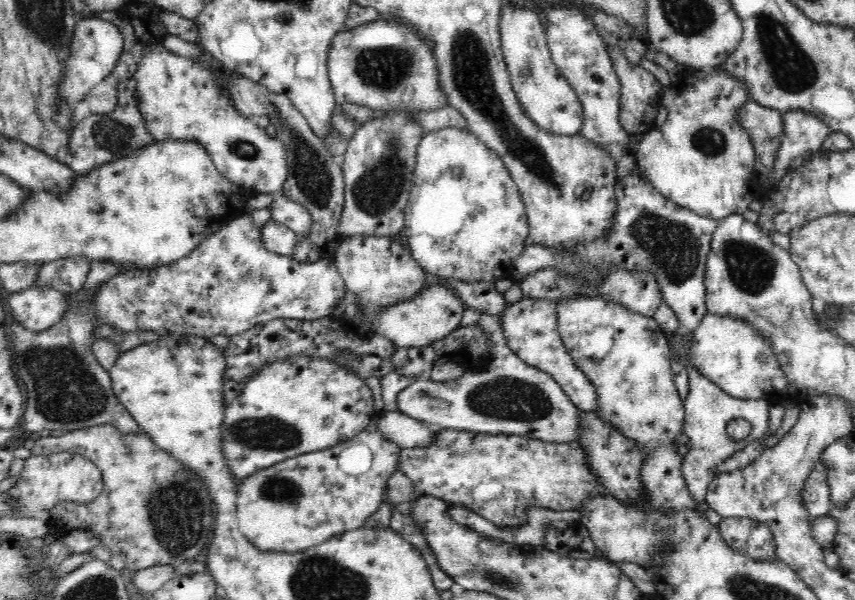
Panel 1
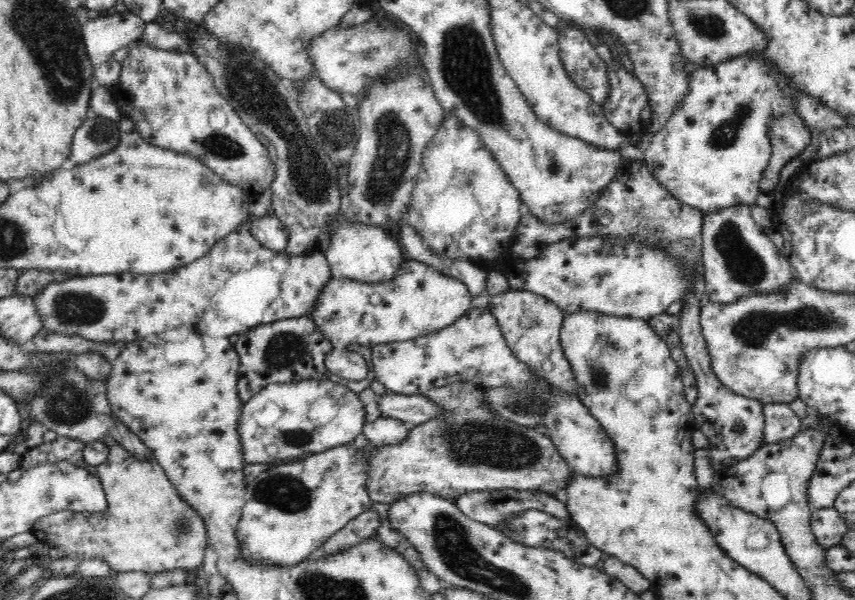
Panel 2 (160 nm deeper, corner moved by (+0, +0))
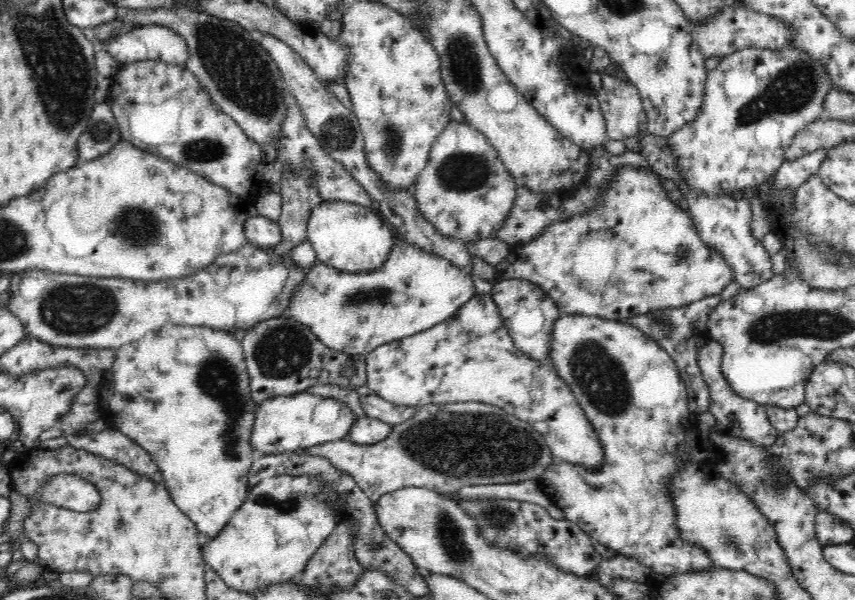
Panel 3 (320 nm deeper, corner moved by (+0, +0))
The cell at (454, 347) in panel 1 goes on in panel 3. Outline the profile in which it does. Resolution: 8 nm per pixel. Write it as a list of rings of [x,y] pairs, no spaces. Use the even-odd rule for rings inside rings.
[[[475,293],[472,299],[464,306],[458,309],[448,320],[443,320],[441,323],[435,324],[432,328],[427,328],[422,332],[417,332],[412,336],[400,340],[390,341],[388,344],[382,344],[378,348],[372,350],[372,352],[366,355],[367,370],[367,387],[370,392],[377,394],[380,398],[387,400],[388,402],[412,407],[420,407],[426,404],[452,404],[452,402],[483,402],[484,404],[491,404],[501,408],[504,412],[517,416],[520,420],[531,424],[540,434],[544,435],[547,444],[550,447],[553,454],[553,462],[566,461],[572,464],[584,465],[588,468],[600,468],[602,461],[604,460],[604,449],[597,432],[593,427],[593,424],[587,419],[583,408],[578,404],[575,399],[574,393],[571,388],[559,377],[559,374],[555,371],[555,367],[550,362],[542,360],[534,360],[518,350],[518,347],[514,344],[512,335],[506,329],[505,322],[503,321],[500,309],[493,300],[491,293],[480,294]]]

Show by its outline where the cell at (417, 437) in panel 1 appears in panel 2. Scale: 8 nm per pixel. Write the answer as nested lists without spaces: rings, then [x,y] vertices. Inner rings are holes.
[[[380,416],[374,422],[366,423],[363,428],[364,436],[376,447],[402,442],[409,433],[410,426],[397,418]]]

